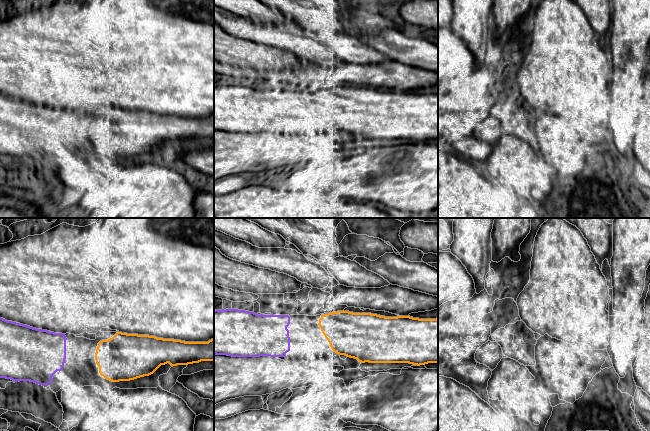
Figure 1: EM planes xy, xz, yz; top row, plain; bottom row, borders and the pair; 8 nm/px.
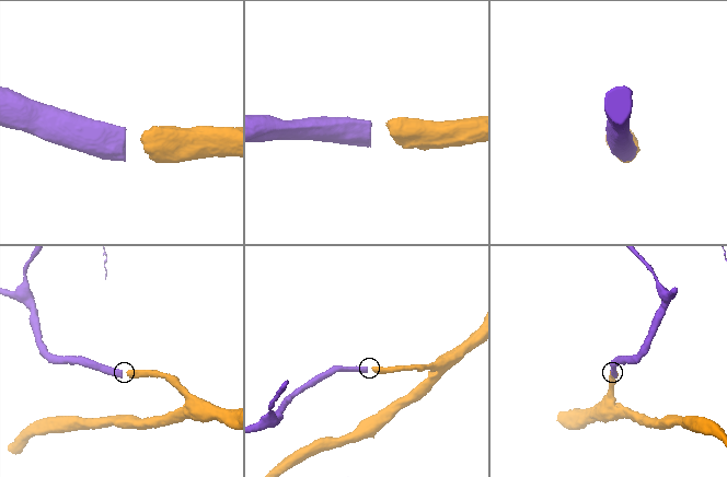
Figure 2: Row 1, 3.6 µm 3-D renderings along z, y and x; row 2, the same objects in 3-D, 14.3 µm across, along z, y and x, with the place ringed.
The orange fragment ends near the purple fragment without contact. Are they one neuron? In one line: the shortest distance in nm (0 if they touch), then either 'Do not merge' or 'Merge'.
Distance 240 nm. Merge

